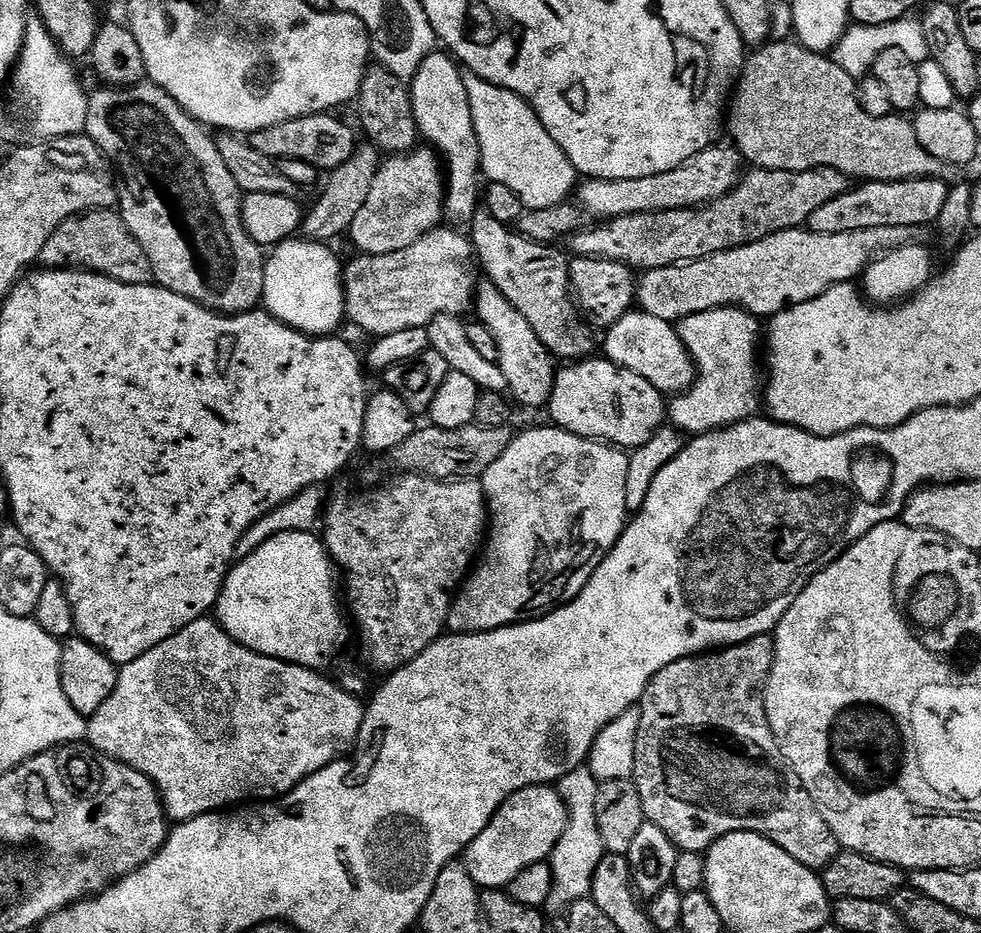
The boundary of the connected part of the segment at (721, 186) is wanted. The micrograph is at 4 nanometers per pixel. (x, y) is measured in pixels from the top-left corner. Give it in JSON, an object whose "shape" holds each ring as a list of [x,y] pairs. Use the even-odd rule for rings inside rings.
{"shape":[[[713,146],[702,150],[702,154],[694,154],[694,158],[682,162],[682,166],[674,170],[666,170],[666,174],[650,174],[650,178],[585,179],[575,189],[575,203],[587,215],[589,212],[590,215],[597,216],[595,219],[600,222],[630,214],[682,210],[713,204],[715,200],[725,196],[730,189],[735,188],[740,183],[742,175],[740,152],[734,146],[720,147]]]}

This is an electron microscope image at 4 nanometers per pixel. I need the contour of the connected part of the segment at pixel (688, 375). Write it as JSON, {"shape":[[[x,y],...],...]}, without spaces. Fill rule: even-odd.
{"shape":[[[639,310],[628,312],[602,336],[602,352],[612,363],[626,370],[634,370],[638,378],[646,378],[650,386],[665,394],[687,392],[696,381],[696,363],[686,350],[679,331],[673,321],[654,318],[654,314],[646,314]]]}

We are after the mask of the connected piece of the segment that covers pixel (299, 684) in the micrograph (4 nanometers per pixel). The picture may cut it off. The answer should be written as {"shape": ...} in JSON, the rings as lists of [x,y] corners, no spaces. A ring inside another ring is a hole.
{"shape":[[[205,618],[190,622],[178,634],[166,638],[166,642],[158,642],[154,650],[146,650],[134,662],[123,665],[117,671],[114,694],[98,706],[98,710],[88,720],[87,743],[95,748],[102,756],[112,760],[120,760],[130,765],[134,770],[146,774],[156,783],[160,792],[160,801],[164,804],[164,815],[172,822],[193,820],[195,816],[205,816],[207,812],[219,812],[231,809],[233,806],[244,806],[249,802],[267,802],[278,800],[290,790],[297,788],[302,781],[310,778],[326,765],[333,764],[335,760],[347,757],[355,749],[356,739],[360,737],[362,722],[364,721],[365,705],[360,704],[361,697],[349,692],[345,687],[327,680],[319,671],[303,668],[290,662],[282,662],[278,658],[270,658],[234,642],[230,634],[215,618]]]}

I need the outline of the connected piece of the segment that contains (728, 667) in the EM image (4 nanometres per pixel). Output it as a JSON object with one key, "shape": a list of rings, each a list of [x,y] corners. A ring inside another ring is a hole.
{"shape":[[[771,635],[755,636],[745,644],[733,644],[719,650],[709,650],[703,654],[684,656],[678,662],[670,662],[670,666],[658,670],[658,674],[654,674],[654,678],[646,686],[638,705],[640,721],[638,722],[638,742],[634,750],[632,780],[642,798],[645,821],[658,826],[658,830],[662,830],[662,834],[666,834],[666,838],[670,838],[672,845],[679,851],[707,853],[712,843],[726,834],[753,832],[766,837],[782,850],[786,850],[786,854],[790,854],[790,858],[794,858],[794,862],[802,862],[802,866],[811,868],[813,872],[820,874],[823,873],[826,866],[830,866],[830,862],[834,862],[834,858],[840,855],[842,849],[838,838],[834,838],[830,826],[826,826],[826,818],[822,818],[822,814],[818,814],[818,806],[814,806],[810,794],[788,767],[787,760],[780,752],[776,735],[770,730],[770,722],[766,718],[764,685],[767,684],[768,675],[772,669],[775,645],[775,639]]]}

